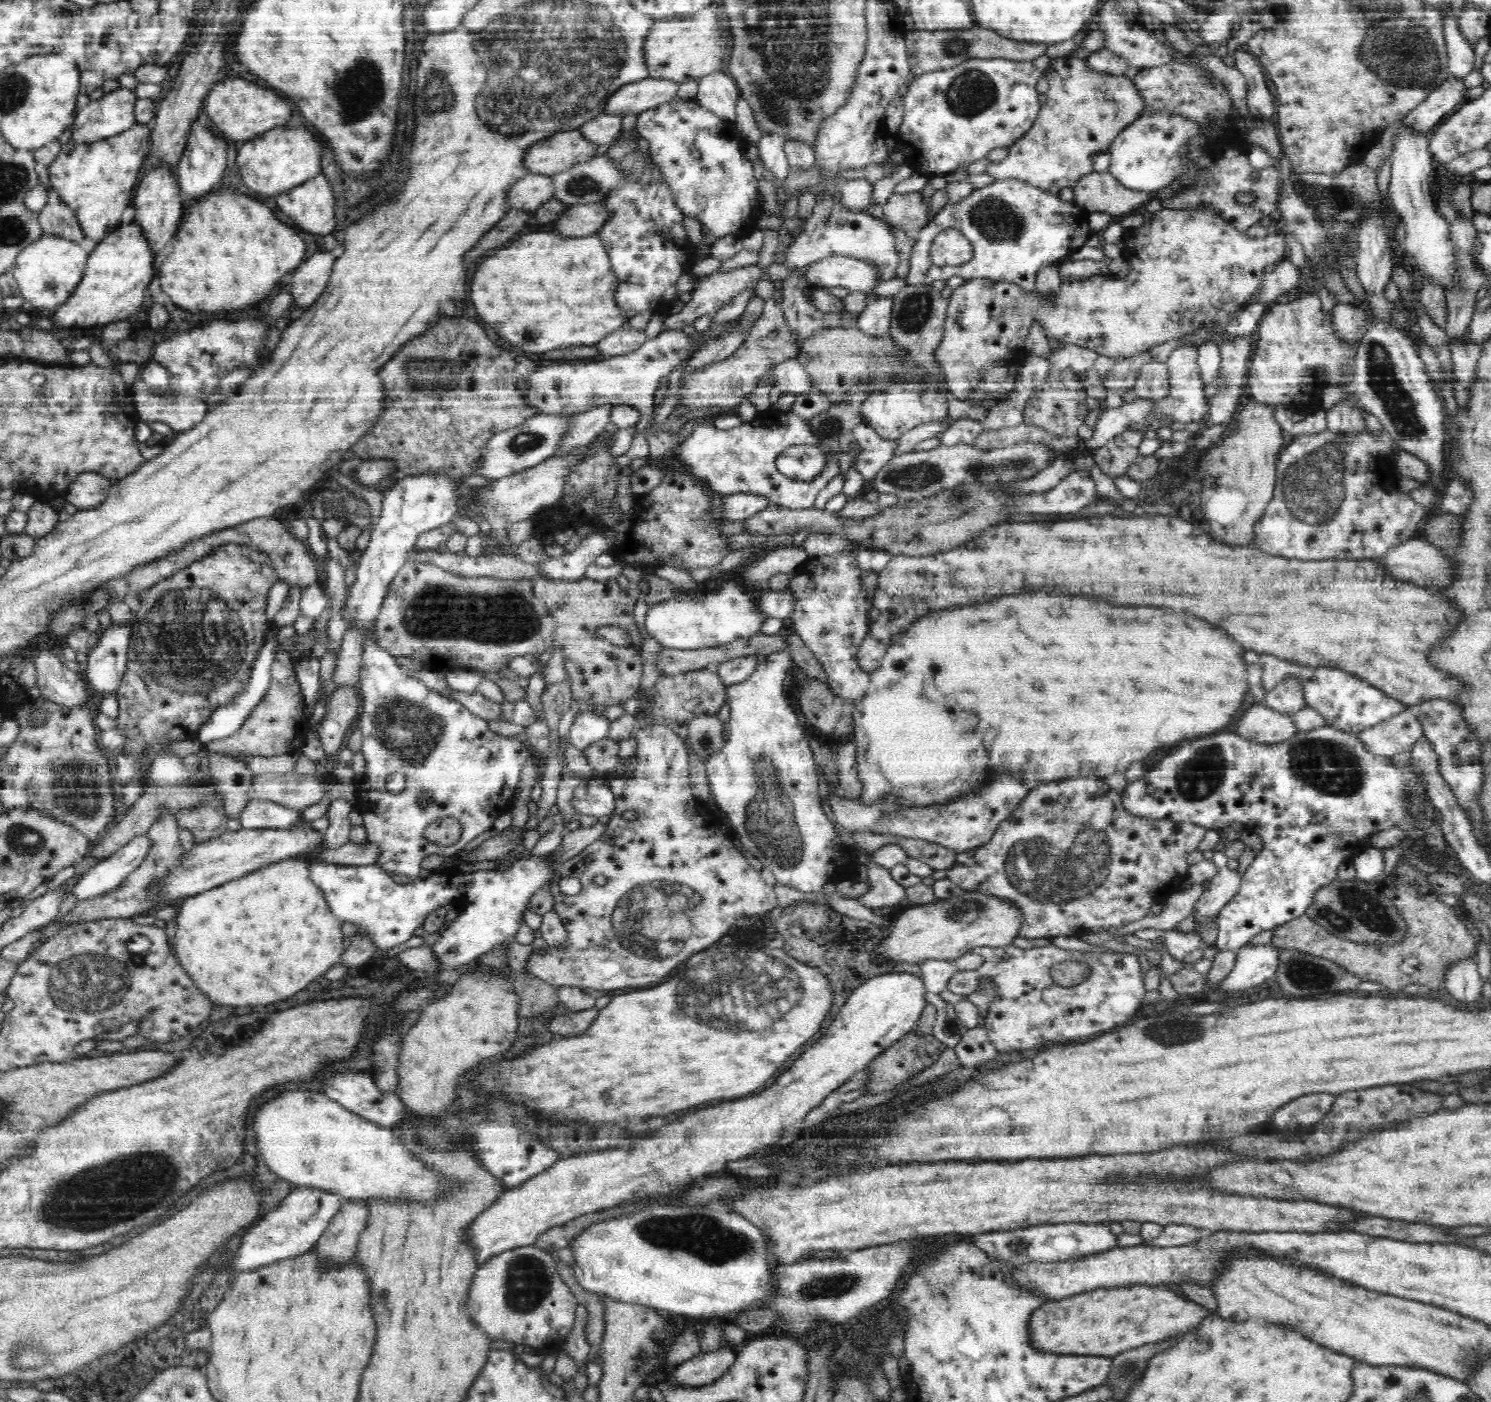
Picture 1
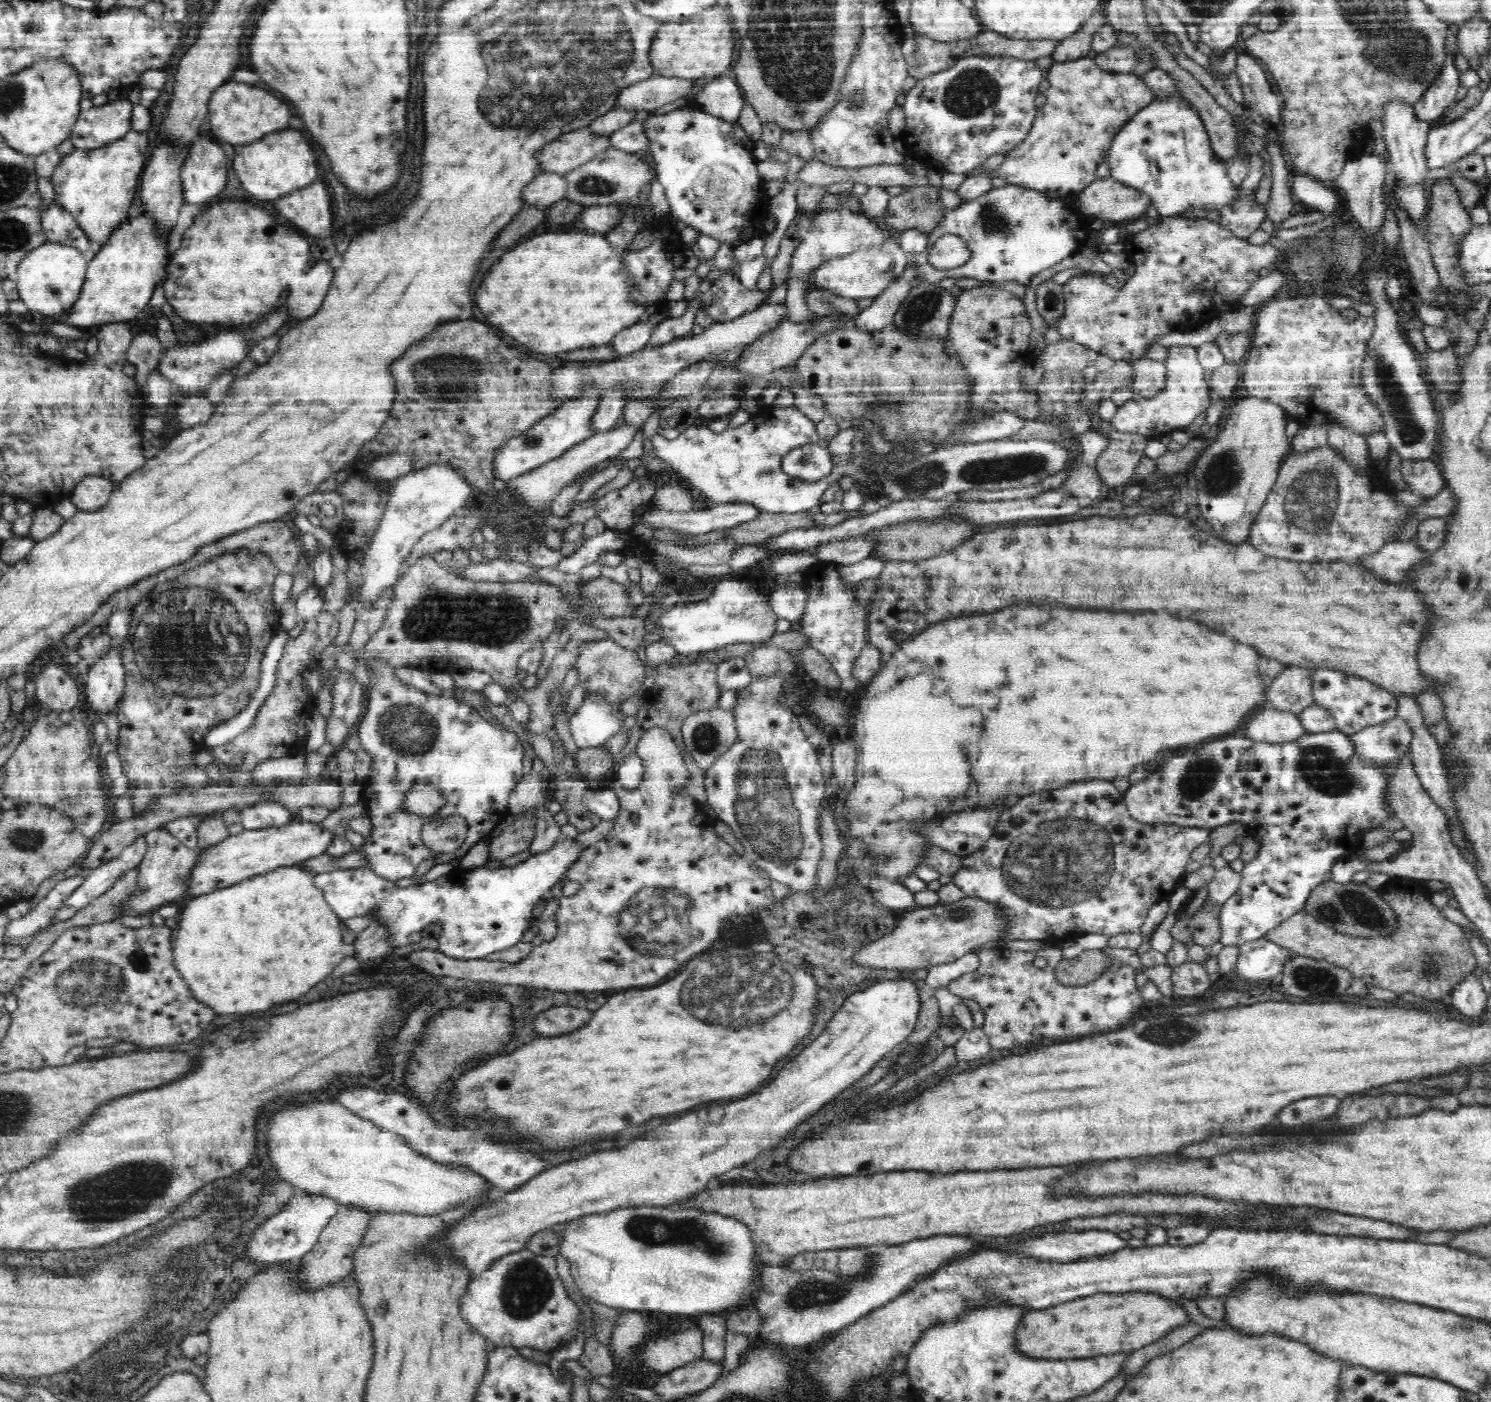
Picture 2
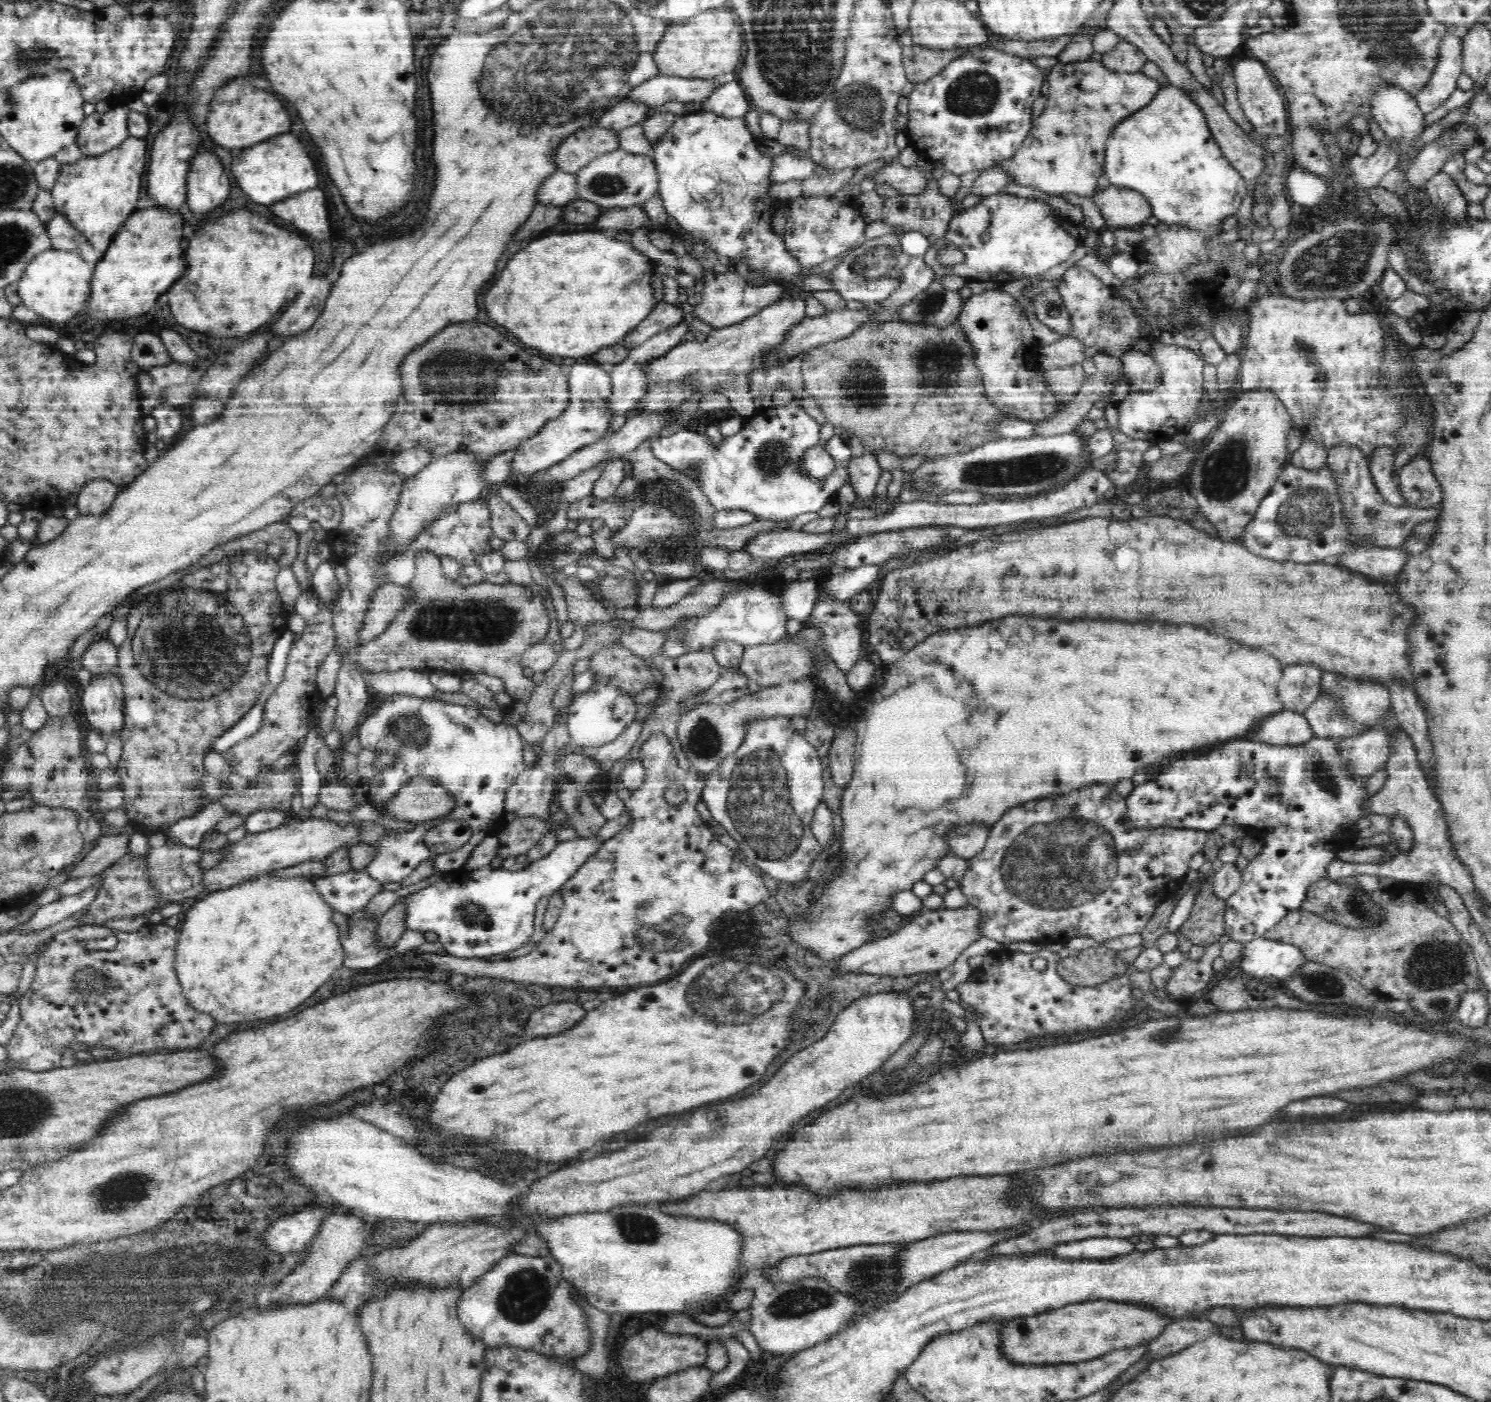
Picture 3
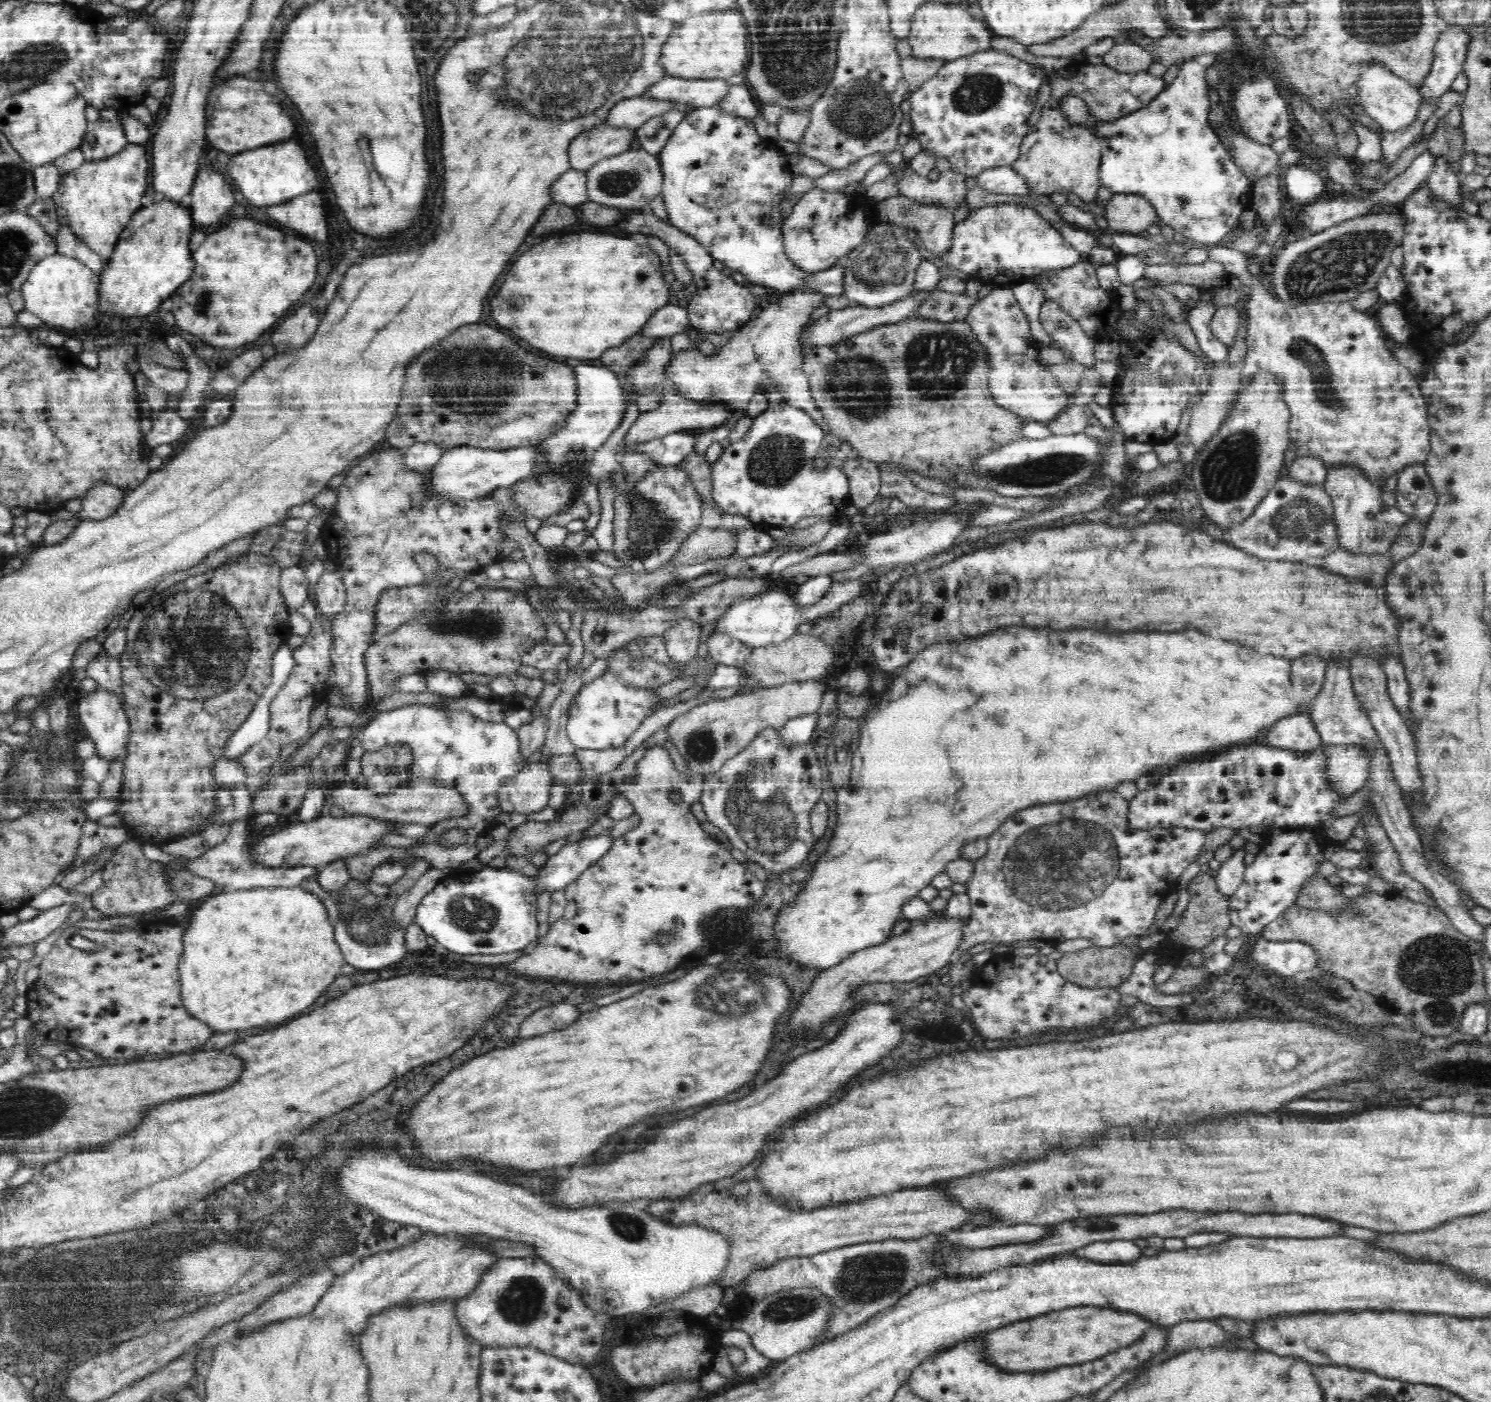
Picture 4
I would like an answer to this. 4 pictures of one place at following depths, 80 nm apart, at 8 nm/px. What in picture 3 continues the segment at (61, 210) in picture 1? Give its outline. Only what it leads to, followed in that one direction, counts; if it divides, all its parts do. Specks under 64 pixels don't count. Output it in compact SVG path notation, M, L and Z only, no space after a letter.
M55 211L52 219L45 224L45 229L54 249L73 252L73 254L80 255L84 262L94 265L102 258L101 252L92 247L88 239L76 230L72 222L68 222L68 219L58 211Z

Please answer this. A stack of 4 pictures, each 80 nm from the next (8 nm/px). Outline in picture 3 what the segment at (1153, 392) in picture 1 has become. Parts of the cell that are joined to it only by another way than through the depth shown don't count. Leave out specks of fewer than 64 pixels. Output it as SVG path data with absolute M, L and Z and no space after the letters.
M1134 348L1124 350L1120 360L1125 380L1132 385L1133 390L1148 392L1158 386L1161 378L1160 365L1146 351Z

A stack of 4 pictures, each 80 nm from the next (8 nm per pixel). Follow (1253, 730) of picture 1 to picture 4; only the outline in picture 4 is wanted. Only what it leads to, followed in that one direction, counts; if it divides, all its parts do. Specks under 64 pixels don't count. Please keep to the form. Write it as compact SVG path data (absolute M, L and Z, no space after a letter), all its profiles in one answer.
M1308 711L1278 719L1274 727L1264 734L1264 742L1268 746L1296 751L1300 755L1310 755L1324 746Z

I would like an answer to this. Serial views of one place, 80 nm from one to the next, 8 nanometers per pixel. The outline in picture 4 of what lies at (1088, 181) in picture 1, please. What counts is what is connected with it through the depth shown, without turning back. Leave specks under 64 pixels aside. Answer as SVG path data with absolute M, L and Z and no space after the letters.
M1114 194L1108 200L1107 204L1102 204L1105 218L1107 219L1108 233L1130 233L1130 234L1143 234L1142 230L1146 230L1152 222L1158 222L1156 216L1156 209L1152 203L1145 199L1142 195L1133 194Z

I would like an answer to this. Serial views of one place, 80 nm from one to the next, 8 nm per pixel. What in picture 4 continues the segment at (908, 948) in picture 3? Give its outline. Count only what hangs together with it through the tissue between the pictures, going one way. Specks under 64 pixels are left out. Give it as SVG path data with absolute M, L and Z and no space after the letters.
M944 913L934 914L925 921L914 923L909 930L899 936L888 939L876 947L868 947L864 951L855 952L839 965L830 967L818 975L808 994L804 996L800 1008L794 1012L790 1026L798 1032L808 1028L818 1030L826 1026L830 1018L836 1014L846 1014L852 1010L854 1002L850 998L852 990L866 982L912 982L924 978L933 972L951 964L960 948L961 937L964 936L964 926L968 919L954 919Z

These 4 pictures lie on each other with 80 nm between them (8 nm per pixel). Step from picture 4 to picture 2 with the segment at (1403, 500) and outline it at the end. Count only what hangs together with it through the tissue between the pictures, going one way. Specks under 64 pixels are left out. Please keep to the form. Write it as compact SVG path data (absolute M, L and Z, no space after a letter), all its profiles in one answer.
M1402 459L1399 466L1408 489L1422 500L1431 499L1445 487L1444 477L1434 461Z

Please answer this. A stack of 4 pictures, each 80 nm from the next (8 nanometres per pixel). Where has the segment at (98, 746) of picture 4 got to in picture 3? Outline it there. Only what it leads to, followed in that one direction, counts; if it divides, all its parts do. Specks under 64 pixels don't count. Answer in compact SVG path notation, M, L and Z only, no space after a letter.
M119 672L96 675L84 688L82 695L82 714L93 730L108 738L112 733L122 730L124 724L124 685Z

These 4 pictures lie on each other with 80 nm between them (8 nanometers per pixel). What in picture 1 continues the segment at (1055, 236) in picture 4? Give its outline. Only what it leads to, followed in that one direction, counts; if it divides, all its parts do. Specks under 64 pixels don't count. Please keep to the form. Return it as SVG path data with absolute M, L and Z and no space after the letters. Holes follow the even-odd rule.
M996 179L960 202L946 204L930 223L915 232L917 241L910 252L906 284L930 285L934 280L947 281L951 276L961 276L1010 281L1024 291L1034 291L1038 272L1083 247L1091 231L1087 213L1075 202L1061 200L1059 194L1020 180ZM951 228L959 230L972 243L974 256L958 266L938 266L930 259L930 247L940 232Z

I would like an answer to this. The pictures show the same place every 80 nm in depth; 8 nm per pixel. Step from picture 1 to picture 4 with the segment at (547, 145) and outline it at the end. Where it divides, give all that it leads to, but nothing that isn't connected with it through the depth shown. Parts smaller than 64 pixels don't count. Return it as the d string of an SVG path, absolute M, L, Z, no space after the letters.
M604 123L591 128L590 131L584 131L584 136L576 136L571 140L572 152L567 152L568 156L572 156L571 170L586 172L603 158L629 151L634 137L636 136L632 128L619 128L615 131L612 125Z

